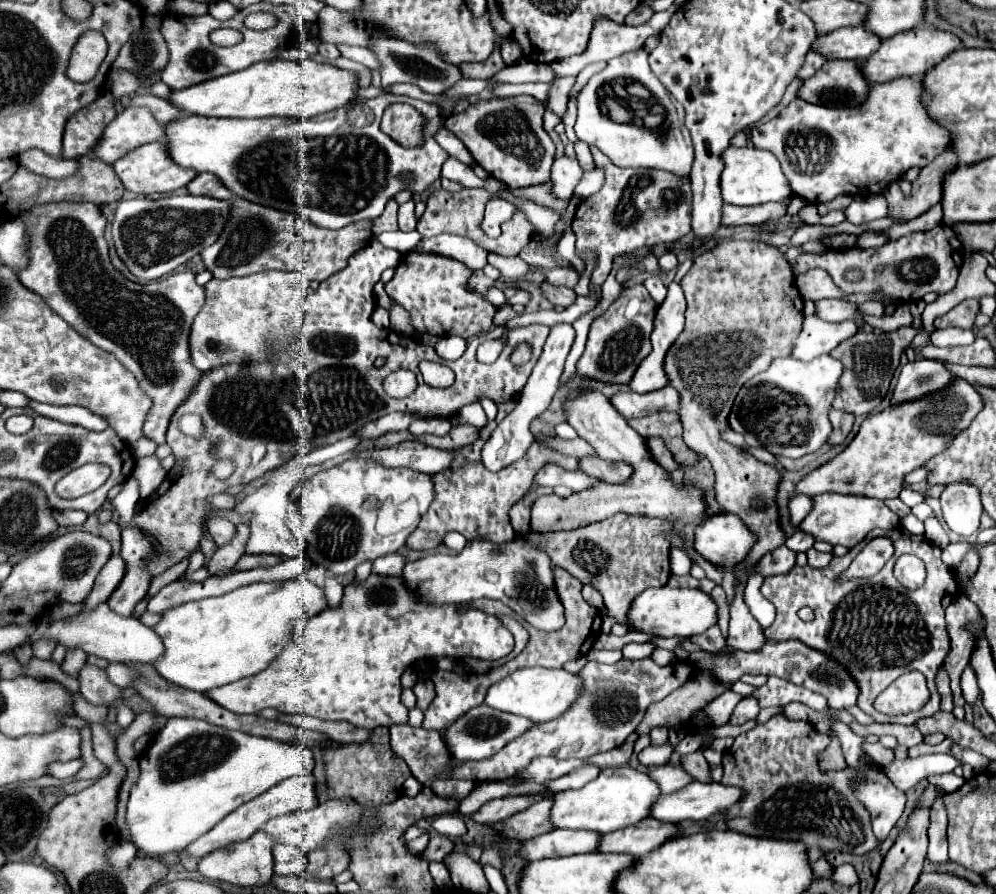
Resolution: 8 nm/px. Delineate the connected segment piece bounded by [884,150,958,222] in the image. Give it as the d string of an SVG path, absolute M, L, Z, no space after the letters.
M946 150L944 154L940 154L940 158L936 158L936 162L930 162L926 168L920 170L918 178L912 182L912 190L908 196L900 194L898 182L894 182L884 192L884 196L888 198L888 216L892 216L896 222L908 222L938 204L942 176L956 164L956 154L950 154L950 150Z

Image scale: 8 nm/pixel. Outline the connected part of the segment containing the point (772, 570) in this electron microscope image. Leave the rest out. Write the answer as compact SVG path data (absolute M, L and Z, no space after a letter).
M786 544L778 546L776 550L768 552L758 564L756 568L752 568L752 572L760 572L764 576L772 576L772 574L784 574L790 568L794 568L794 560L796 560L796 552L792 552Z

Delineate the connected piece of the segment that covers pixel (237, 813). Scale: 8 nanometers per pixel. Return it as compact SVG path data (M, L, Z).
M296 776L296 778L288 778L276 786L272 786L270 790L266 790L264 794L256 796L254 800L238 806L232 814L224 816L208 834L200 836L196 842L192 842L180 856L190 856L190 858L204 858L206 854L230 846L234 842L242 842L246 838L250 838L256 830L260 830L270 818L280 816L280 814L288 814L294 810L310 810L316 806L316 794L314 794L314 778L312 776Z

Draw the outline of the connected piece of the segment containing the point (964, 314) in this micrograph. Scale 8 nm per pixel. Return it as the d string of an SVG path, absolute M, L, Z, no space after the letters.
M964 300L960 302L958 306L954 306L948 314L940 316L934 320L934 326L940 330L940 328L950 328L950 326L958 326L958 328L964 328L964 330L972 330L972 324L974 324L974 318L978 314L978 300Z

